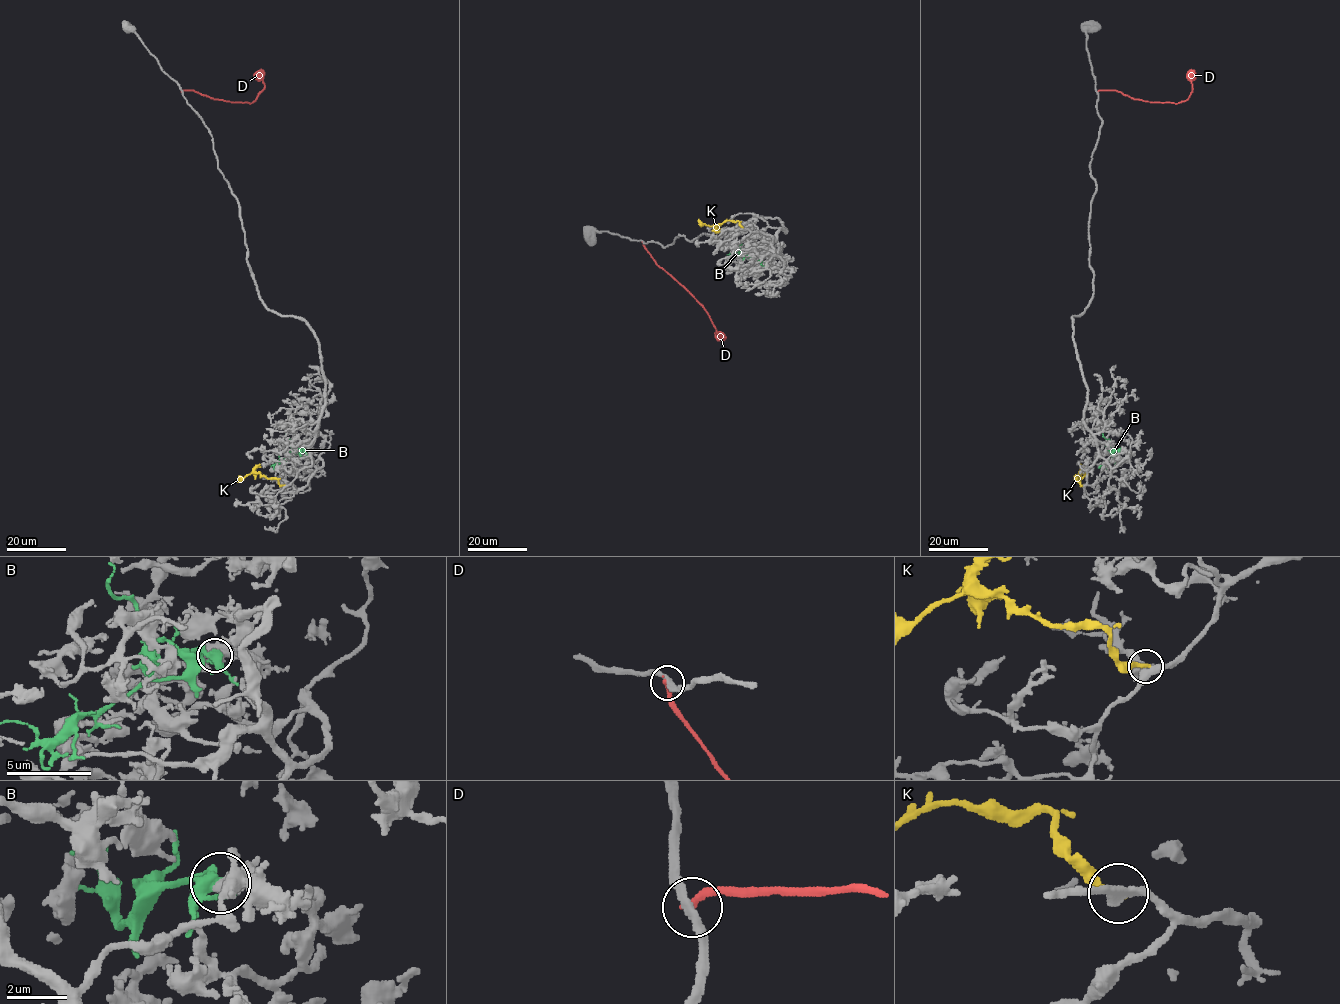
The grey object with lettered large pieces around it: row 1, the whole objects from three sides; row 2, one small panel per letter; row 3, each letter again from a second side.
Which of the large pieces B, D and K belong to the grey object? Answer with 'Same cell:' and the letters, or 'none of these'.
Same cell: K

